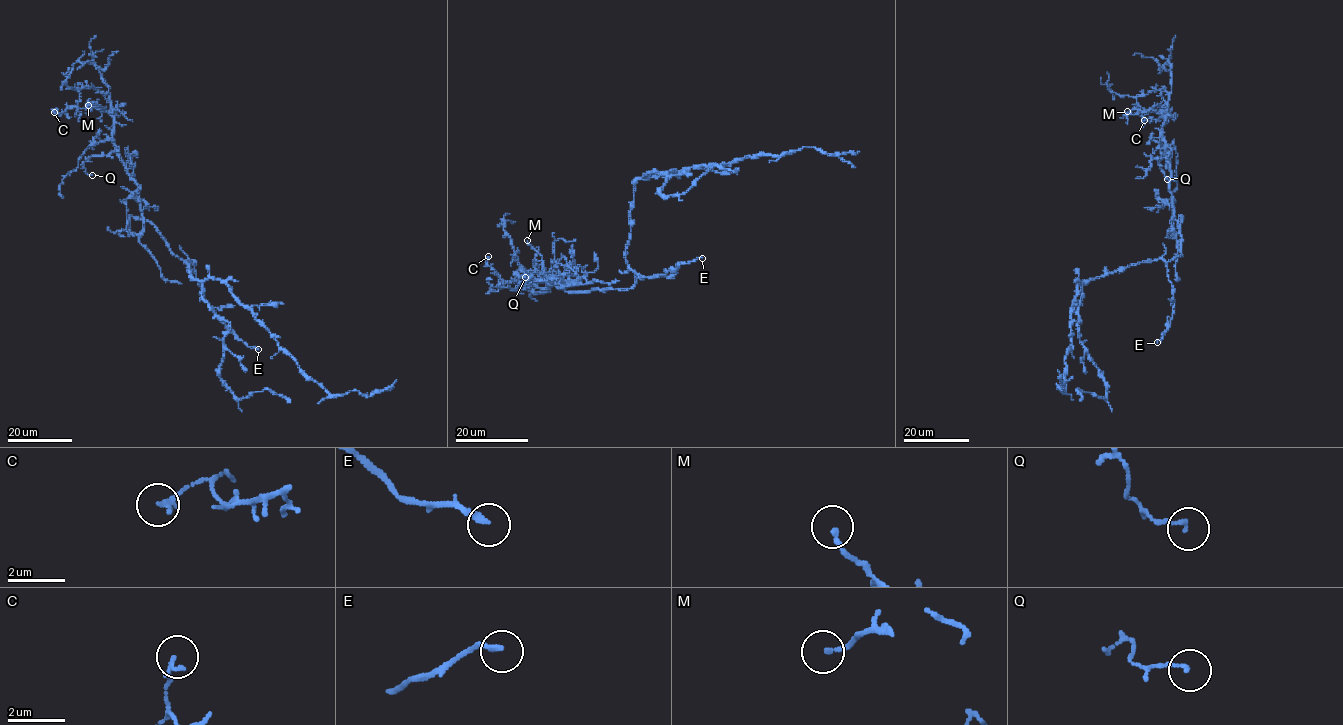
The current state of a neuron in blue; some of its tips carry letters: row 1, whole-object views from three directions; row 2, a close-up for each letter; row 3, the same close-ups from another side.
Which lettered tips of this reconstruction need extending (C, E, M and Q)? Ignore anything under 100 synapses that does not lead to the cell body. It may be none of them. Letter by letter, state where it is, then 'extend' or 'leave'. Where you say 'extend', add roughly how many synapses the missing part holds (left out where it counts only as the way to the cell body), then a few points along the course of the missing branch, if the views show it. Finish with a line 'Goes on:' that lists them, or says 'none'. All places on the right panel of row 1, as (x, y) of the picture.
C: place (1144, 120); leave
E: place (1157, 342); leave
M: place (1127, 111); leave
Q: place (1167, 179); leave
Goes on: none

